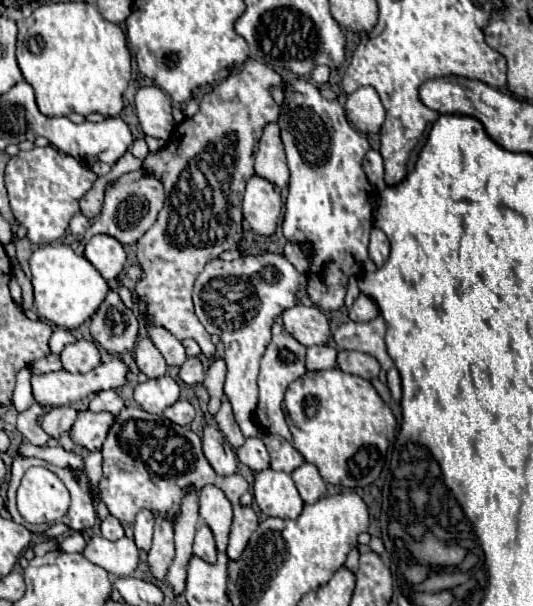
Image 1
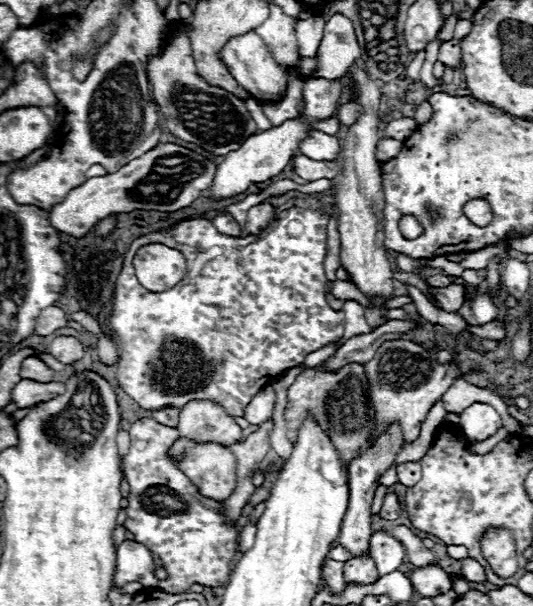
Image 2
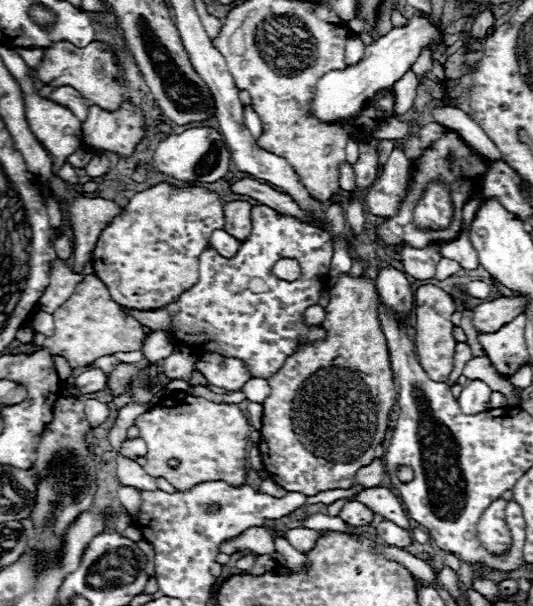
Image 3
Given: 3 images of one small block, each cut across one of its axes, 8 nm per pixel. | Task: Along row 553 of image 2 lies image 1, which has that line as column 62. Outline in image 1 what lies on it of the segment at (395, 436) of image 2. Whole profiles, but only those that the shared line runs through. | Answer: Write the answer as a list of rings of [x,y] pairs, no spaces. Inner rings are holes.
[[[78,340],[74,344],[68,344],[62,354],[62,368],[68,372],[90,372],[92,368],[96,368],[96,364],[100,364],[100,352],[96,348],[96,344],[86,342],[86,340]]]

